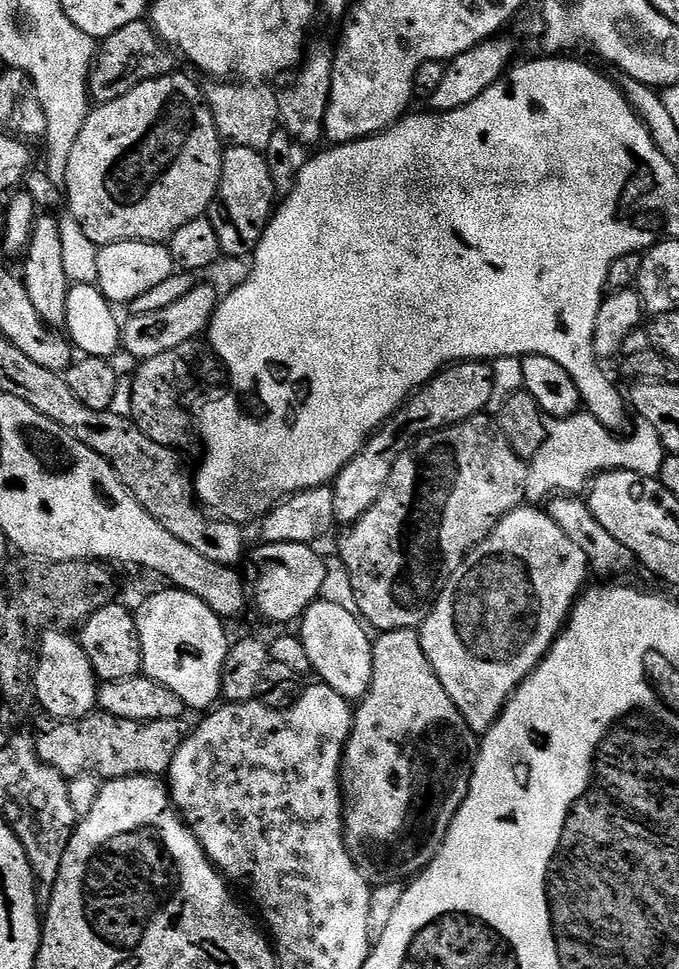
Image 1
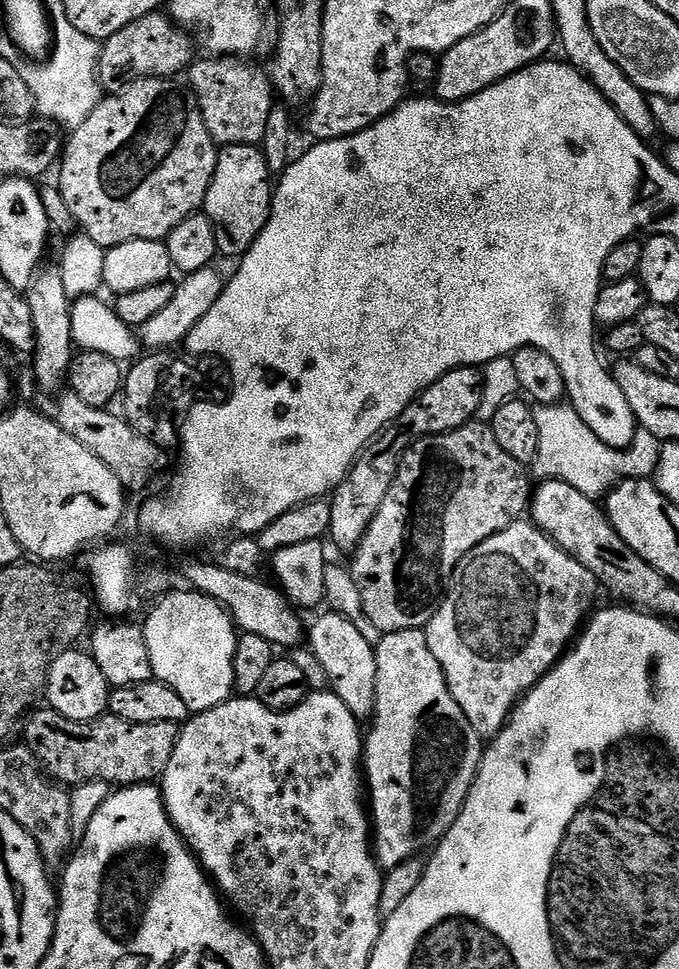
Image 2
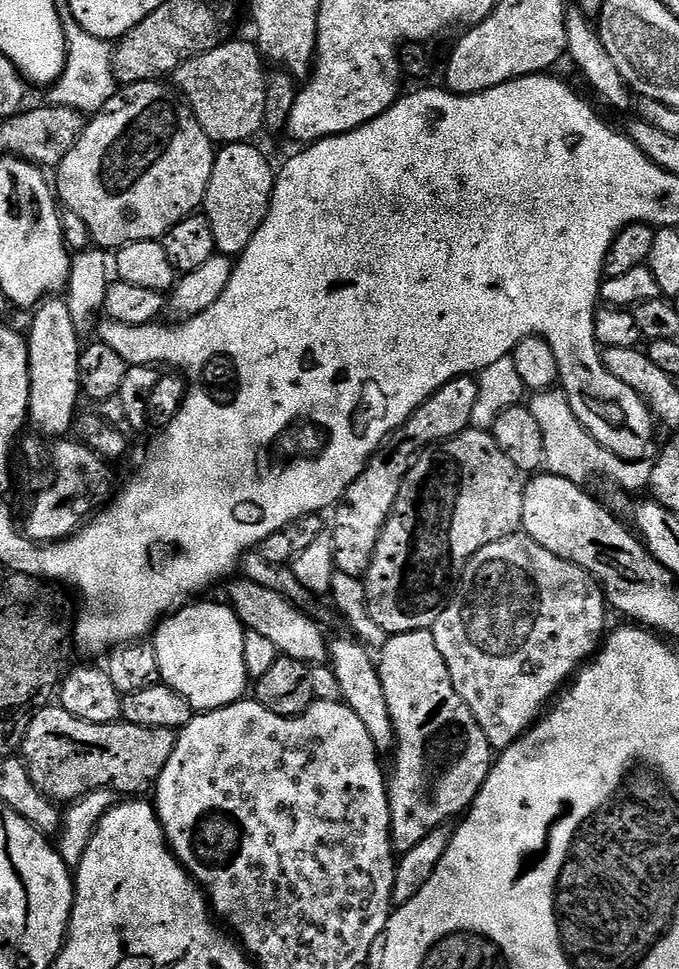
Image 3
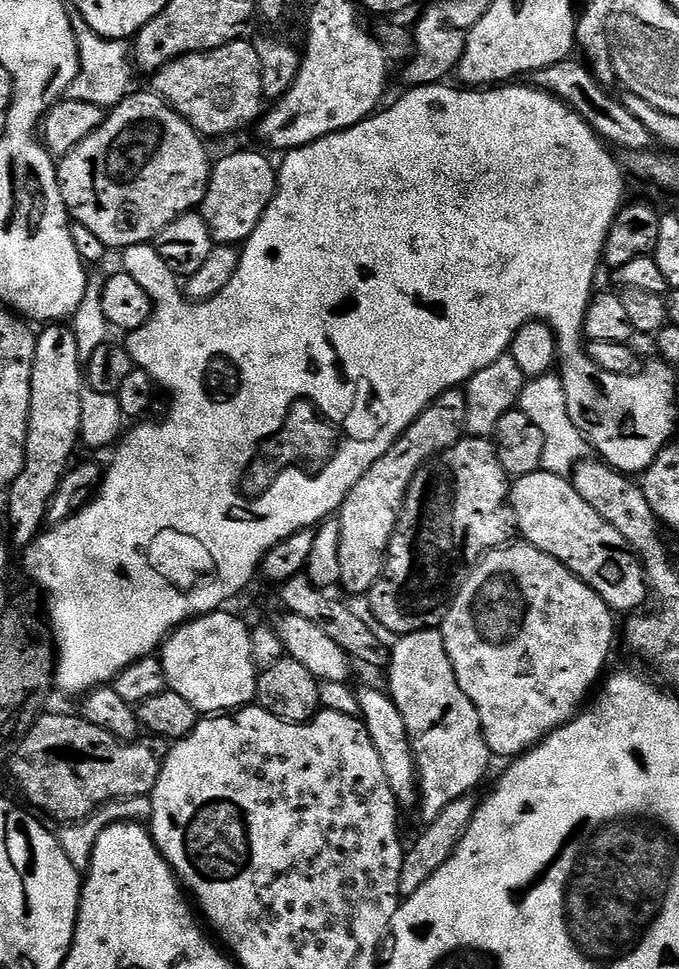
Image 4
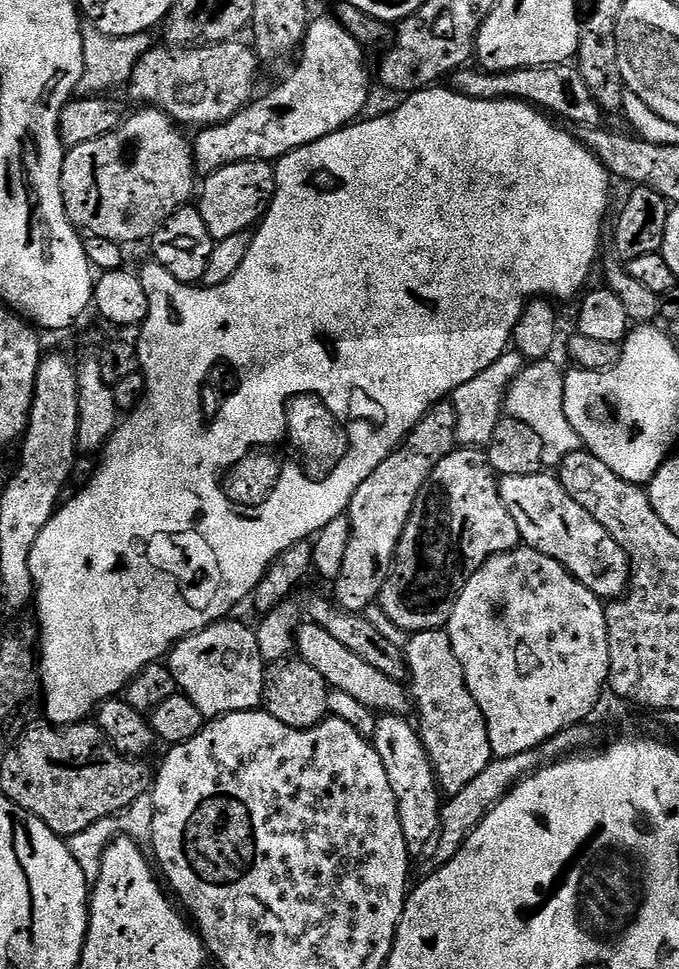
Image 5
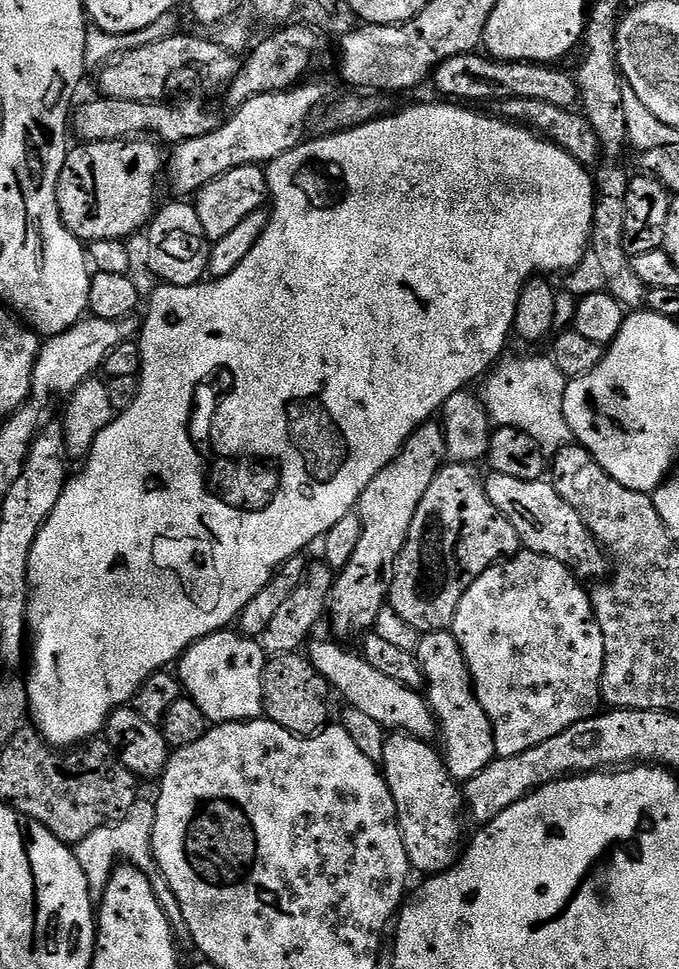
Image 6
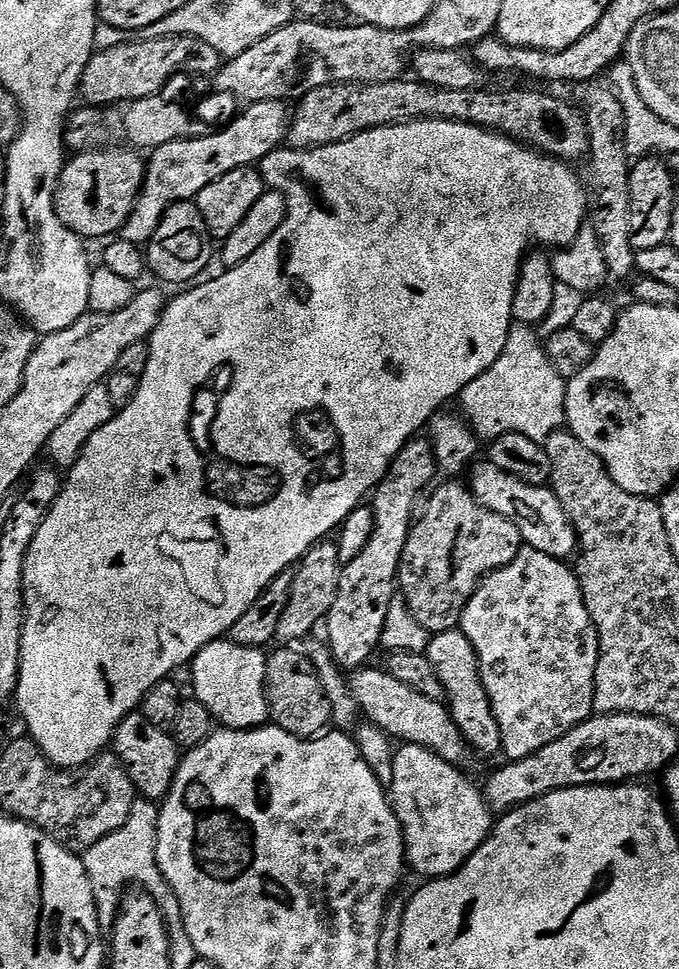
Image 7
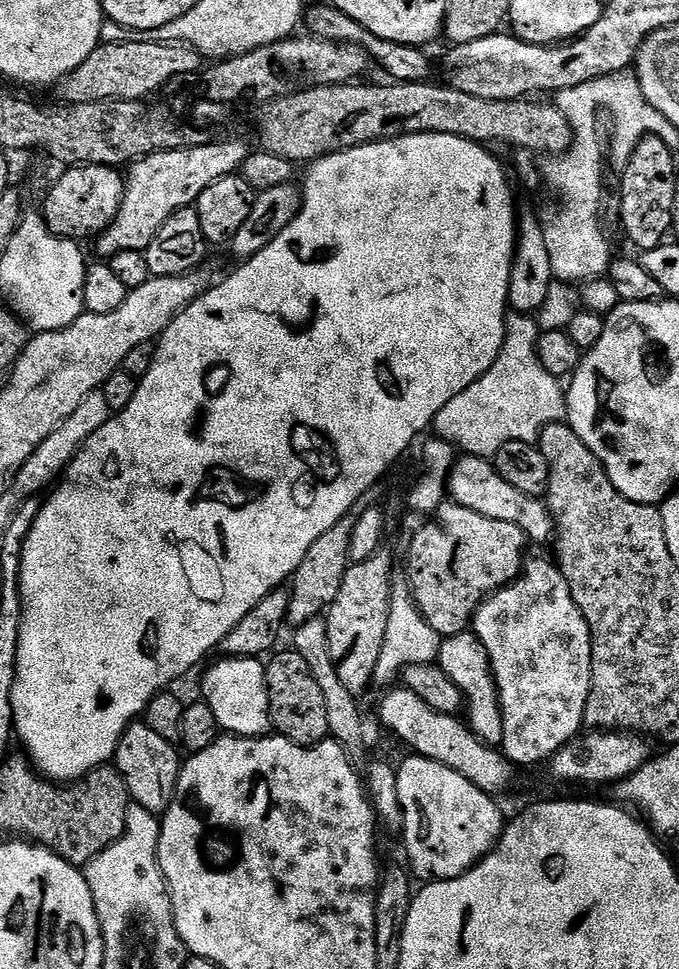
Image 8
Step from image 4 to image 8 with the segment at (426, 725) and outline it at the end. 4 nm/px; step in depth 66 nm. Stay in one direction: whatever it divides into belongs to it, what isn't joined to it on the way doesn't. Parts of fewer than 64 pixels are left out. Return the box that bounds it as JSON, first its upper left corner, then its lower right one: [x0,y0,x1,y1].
[438,630,504,748]

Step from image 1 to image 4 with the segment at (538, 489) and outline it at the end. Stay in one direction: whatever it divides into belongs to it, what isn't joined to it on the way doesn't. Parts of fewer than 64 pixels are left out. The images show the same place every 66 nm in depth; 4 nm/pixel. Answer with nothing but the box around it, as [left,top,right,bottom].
[518,374,590,477]

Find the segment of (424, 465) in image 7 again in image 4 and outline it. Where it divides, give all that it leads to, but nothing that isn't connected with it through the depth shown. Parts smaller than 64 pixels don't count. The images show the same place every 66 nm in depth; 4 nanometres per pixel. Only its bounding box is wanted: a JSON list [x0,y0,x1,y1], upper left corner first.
[338,388,467,597]

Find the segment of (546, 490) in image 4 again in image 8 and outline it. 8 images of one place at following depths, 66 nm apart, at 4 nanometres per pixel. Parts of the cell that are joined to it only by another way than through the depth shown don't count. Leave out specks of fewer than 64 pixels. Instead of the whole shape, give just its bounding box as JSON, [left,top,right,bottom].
[447,455,554,544]

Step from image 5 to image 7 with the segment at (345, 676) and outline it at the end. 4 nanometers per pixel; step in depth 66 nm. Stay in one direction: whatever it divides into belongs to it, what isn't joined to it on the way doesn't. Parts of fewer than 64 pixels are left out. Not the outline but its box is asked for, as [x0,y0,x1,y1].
[350,666,474,766]

